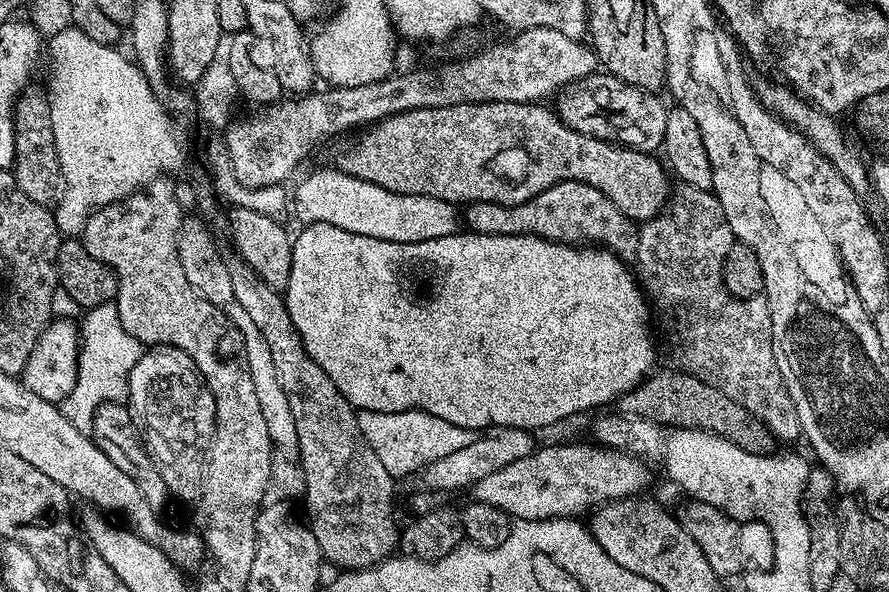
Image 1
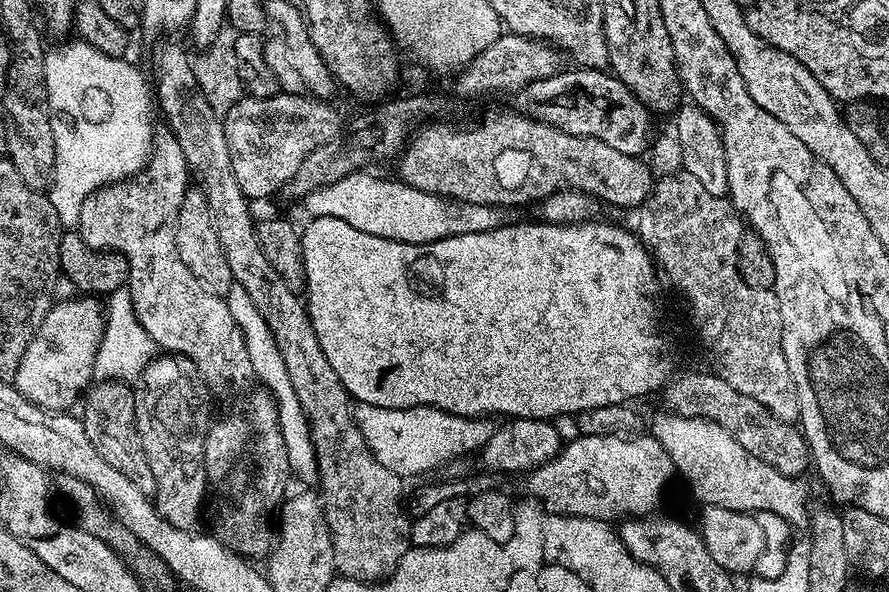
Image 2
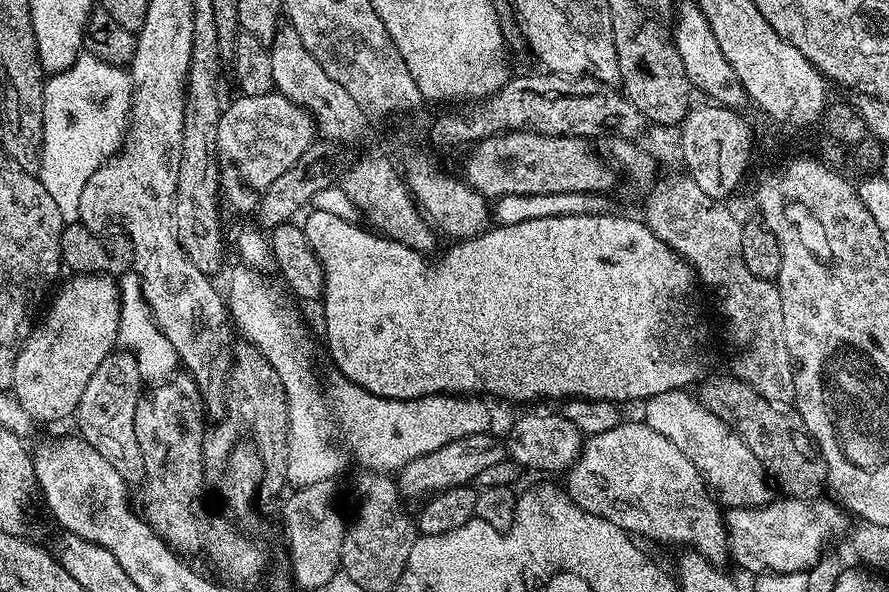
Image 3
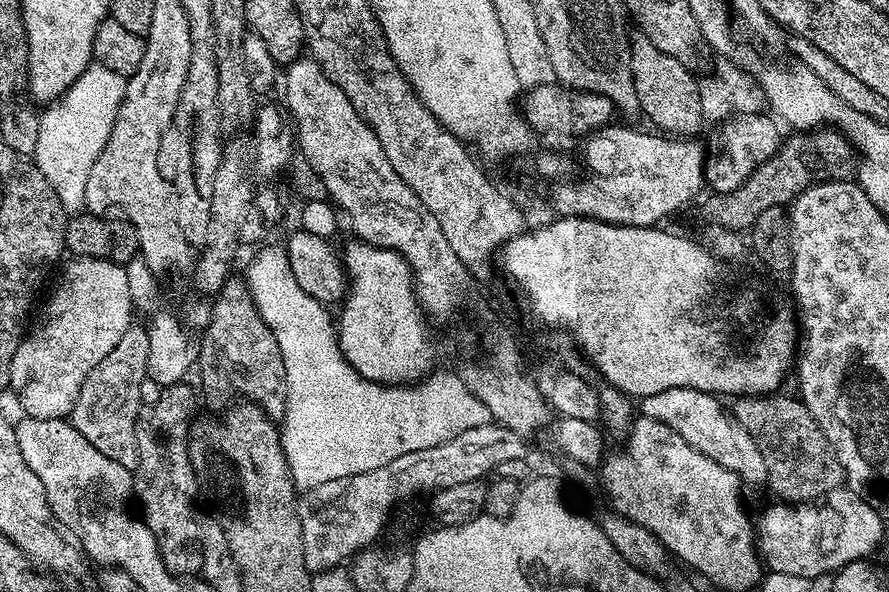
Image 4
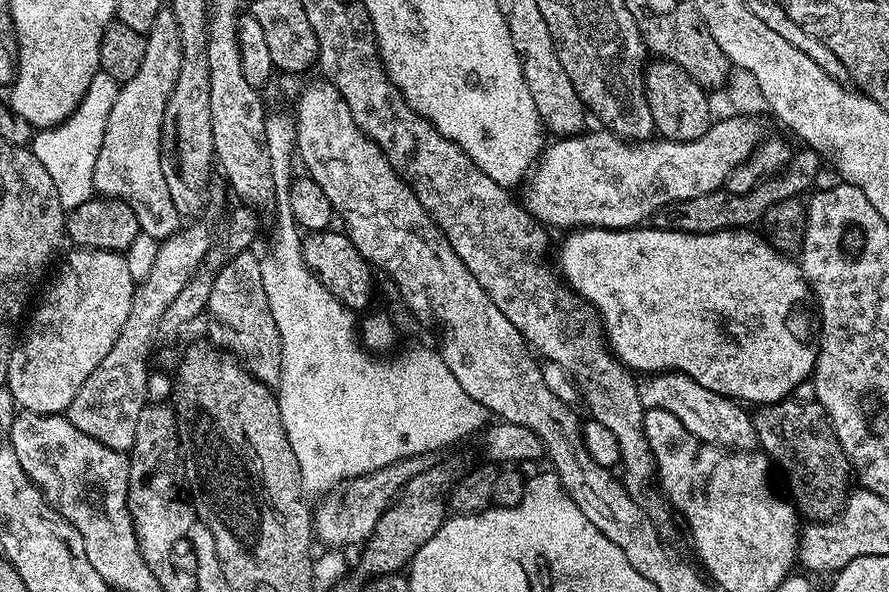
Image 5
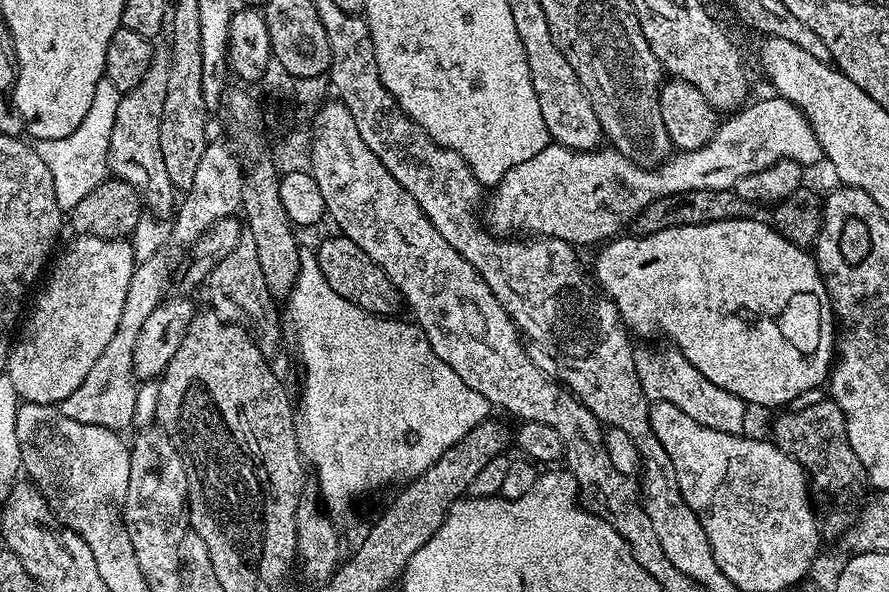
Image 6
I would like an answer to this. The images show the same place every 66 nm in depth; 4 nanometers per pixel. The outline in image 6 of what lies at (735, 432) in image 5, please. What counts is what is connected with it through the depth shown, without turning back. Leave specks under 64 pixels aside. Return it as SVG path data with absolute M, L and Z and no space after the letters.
M675 346L668 348L656 348L653 352L640 352L636 358L638 378L642 382L642 390L648 395L649 401L665 400L674 402L682 414L690 414L694 422L698 422L707 428L732 432L740 430L744 424L744 411L746 405L739 400L730 390L722 390L722 386L714 386L710 378L702 378L698 370L694 370L685 356Z

